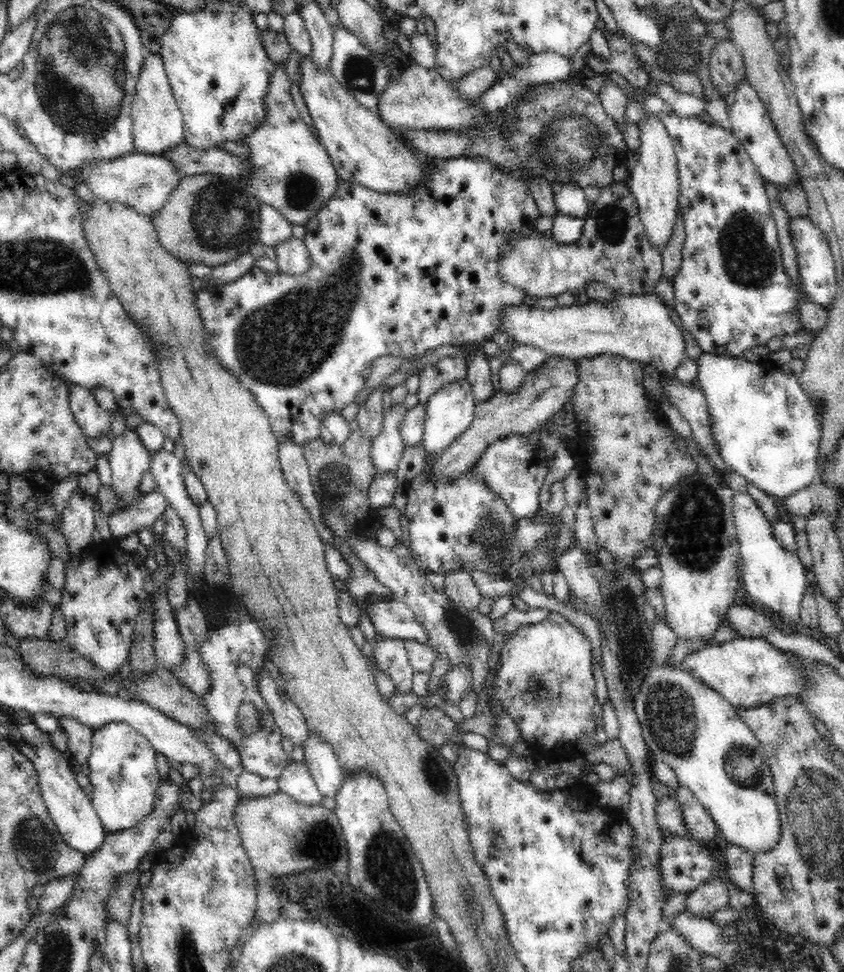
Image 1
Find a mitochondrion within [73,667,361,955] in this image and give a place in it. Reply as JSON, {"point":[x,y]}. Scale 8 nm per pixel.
{"point":[321,835]}

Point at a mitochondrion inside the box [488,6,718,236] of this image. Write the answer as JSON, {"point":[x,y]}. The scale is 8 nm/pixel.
{"point":[574,138]}

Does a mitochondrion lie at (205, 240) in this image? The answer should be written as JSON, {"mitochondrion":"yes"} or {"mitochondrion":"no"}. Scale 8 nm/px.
{"mitochondrion":"yes"}

